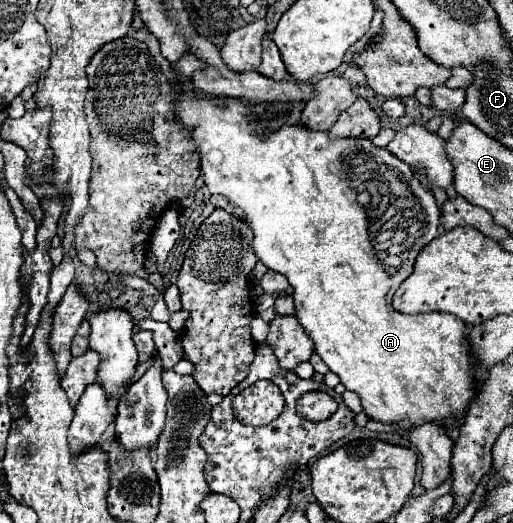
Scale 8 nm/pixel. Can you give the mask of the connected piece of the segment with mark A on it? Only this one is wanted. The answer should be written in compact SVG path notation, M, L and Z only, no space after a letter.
M193 54L183 56L177 62L175 74L181 84L179 100L177 100L177 118L185 122L185 126L193 126L193 142L197 144L199 156L201 156L201 170L205 178L205 186L209 188L211 194L221 194L229 198L237 208L241 208L247 216L247 224L255 232L253 238L253 252L257 258L271 270L281 272L287 276L289 284L293 286L293 302L297 308L297 320L305 328L305 332L311 336L315 342L315 352L321 356L321 360L329 366L331 372L335 372L341 382L345 384L347 390L355 392L361 398L363 412L367 418L383 422L383 424L395 424L399 426L399 432L409 434L415 426L421 426L425 422L433 422L437 426L445 426L447 418L461 418L467 414L471 402L477 396L477 384L473 382L473 358L469 358L469 340L465 338L465 328L467 324L461 322L461 318L441 314L441 312L431 312L431 314L401 314L395 312L391 306L393 294L400 284L413 272L413 264L417 254L425 244L429 244L437 234L439 234L439 208L435 204L435 198L429 190L425 190L413 176L411 166L401 162L397 156L389 154L385 148L377 148L371 144L367 138L345 138L345 140L331 140L327 132L315 132L305 126L285 126L279 132L269 132L269 130L255 130L255 118L249 108L249 104L241 100L227 98L227 106L221 108L213 102L207 102L207 94L193 90L193 84L189 82L189 76L201 68L201 60L195 58Z

